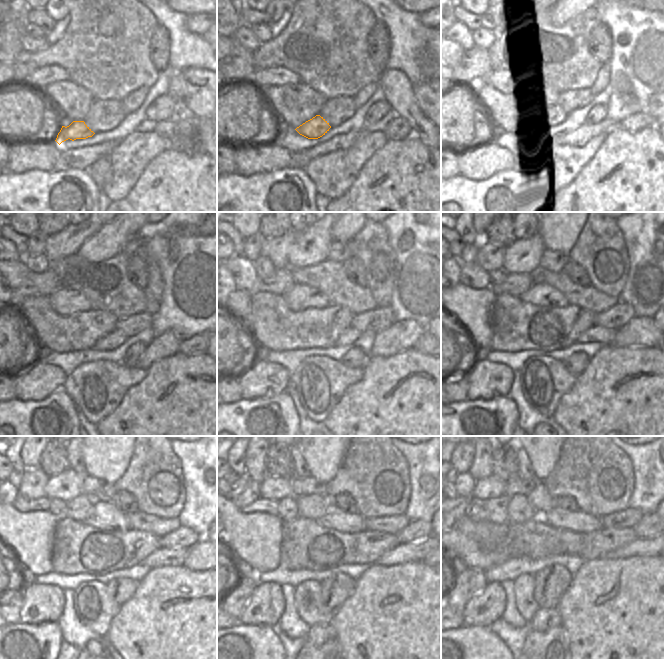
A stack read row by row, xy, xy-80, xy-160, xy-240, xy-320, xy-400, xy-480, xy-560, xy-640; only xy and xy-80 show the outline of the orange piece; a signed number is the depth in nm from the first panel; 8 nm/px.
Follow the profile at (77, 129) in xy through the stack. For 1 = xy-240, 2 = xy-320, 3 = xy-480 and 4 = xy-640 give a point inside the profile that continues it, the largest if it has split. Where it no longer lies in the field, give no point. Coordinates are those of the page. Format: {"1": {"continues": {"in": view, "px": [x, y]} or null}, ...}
{"1": {"continues": {"in": "xy-240", "px": [116, 338]}}, "2": {"continues": {"in": "xy-320", "px": [350, 335]}}, "3": {"continues": {"in": "xy-480", "px": [162, 557]}}, "4": {"continues": {"in": "xy-640", "px": [640, 547]}}}

